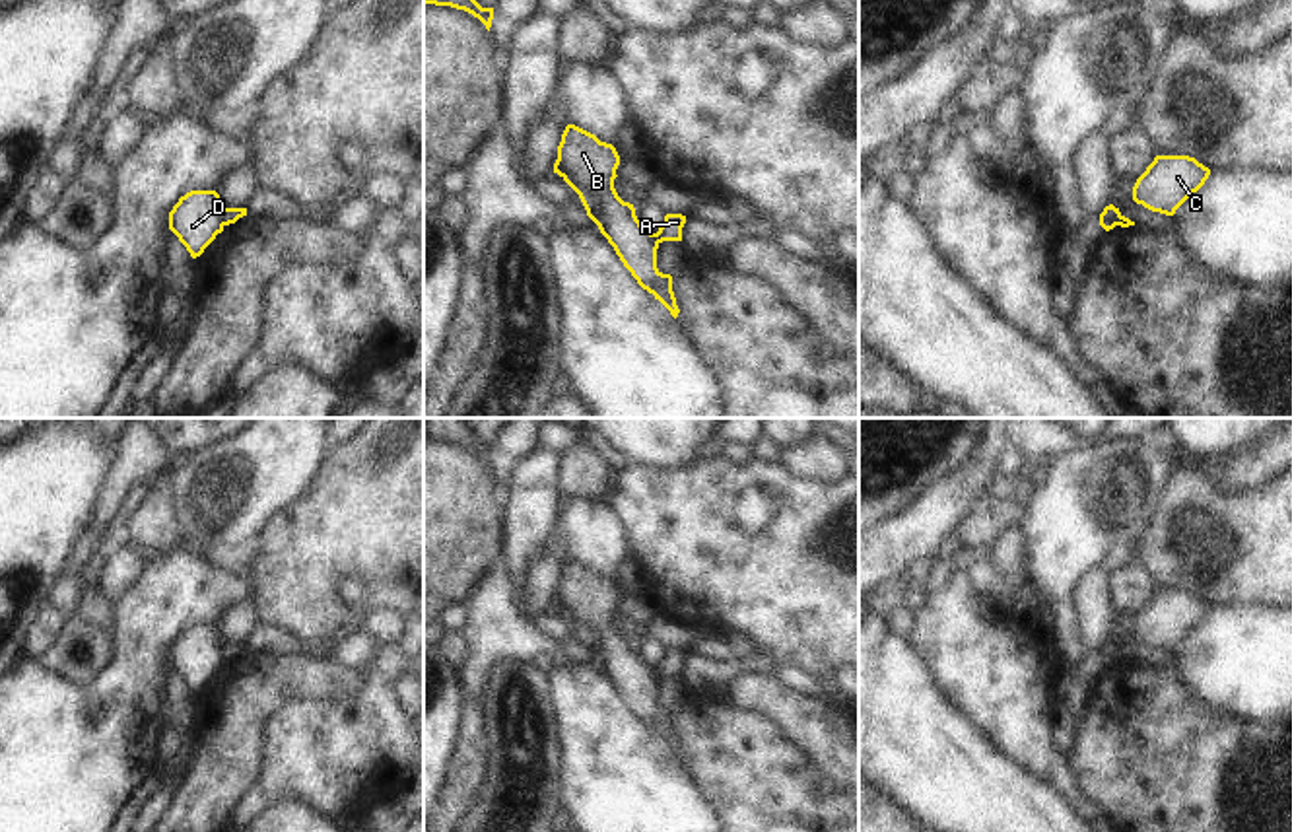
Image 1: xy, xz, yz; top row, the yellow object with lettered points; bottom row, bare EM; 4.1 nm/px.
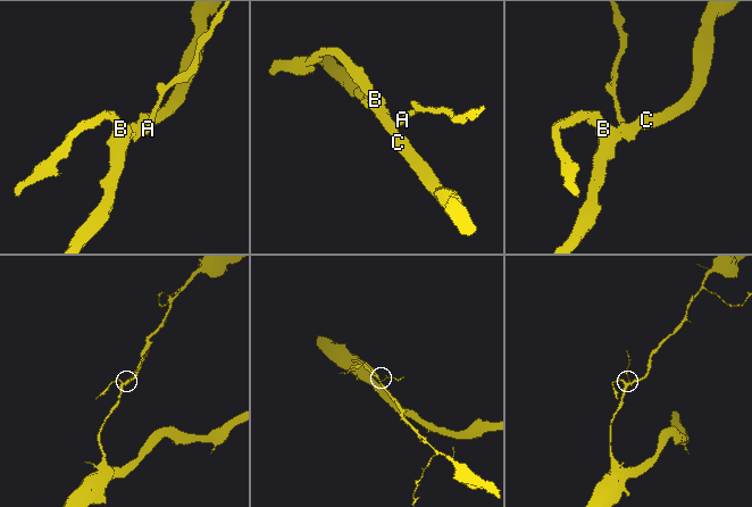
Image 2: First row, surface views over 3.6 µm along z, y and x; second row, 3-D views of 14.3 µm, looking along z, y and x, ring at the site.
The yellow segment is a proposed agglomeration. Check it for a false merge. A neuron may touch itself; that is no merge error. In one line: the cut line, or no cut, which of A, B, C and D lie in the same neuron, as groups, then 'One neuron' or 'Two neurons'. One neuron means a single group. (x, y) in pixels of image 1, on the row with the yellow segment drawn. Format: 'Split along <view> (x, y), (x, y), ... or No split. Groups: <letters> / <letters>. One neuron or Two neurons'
Split along xy (224, 208), (222, 224). Groups: A / B C D. Two neurons.

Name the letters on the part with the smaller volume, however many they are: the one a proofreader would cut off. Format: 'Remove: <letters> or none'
Remove: A

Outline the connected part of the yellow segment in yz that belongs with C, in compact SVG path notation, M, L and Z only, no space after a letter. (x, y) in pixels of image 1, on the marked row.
M1156 156L1133 187L1133 200L1152 212L1175 210L1208 179L1210 169L1189 156Z

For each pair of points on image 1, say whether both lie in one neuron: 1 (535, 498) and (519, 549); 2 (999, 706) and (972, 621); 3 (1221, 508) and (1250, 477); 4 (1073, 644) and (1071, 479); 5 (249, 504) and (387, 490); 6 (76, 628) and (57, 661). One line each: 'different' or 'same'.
1: same
2: same
3: different
4: same
5: different
6: same

